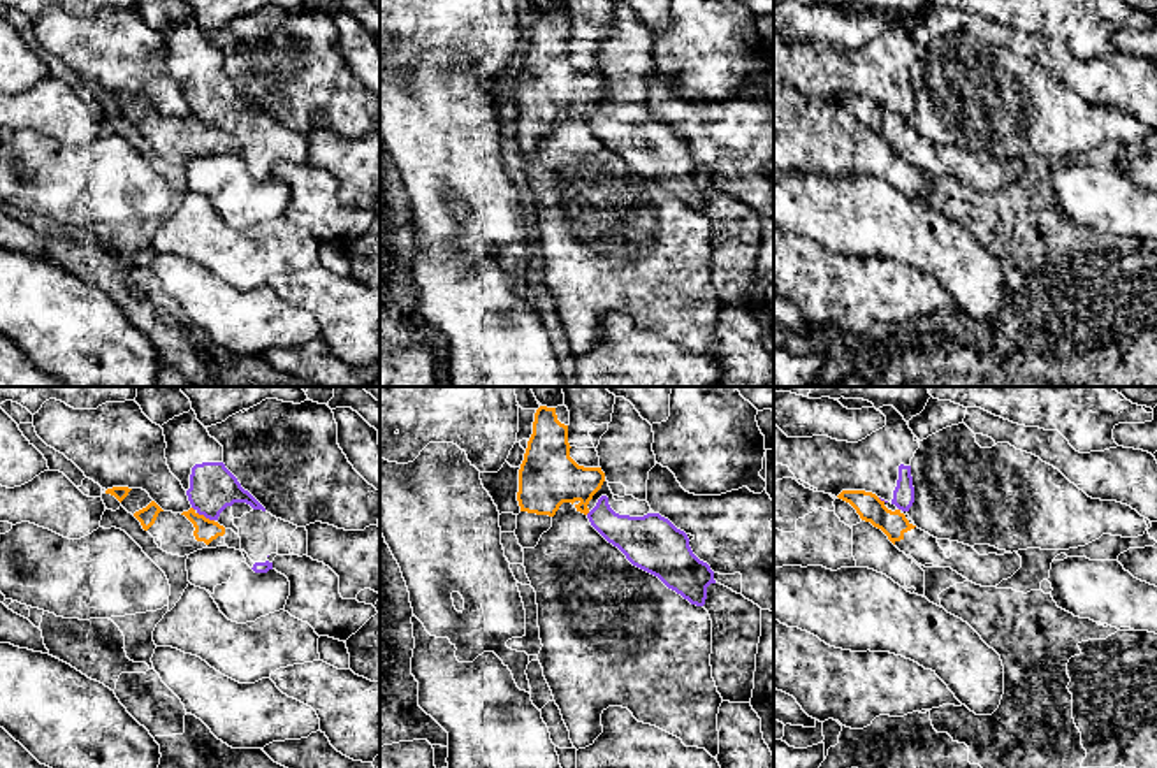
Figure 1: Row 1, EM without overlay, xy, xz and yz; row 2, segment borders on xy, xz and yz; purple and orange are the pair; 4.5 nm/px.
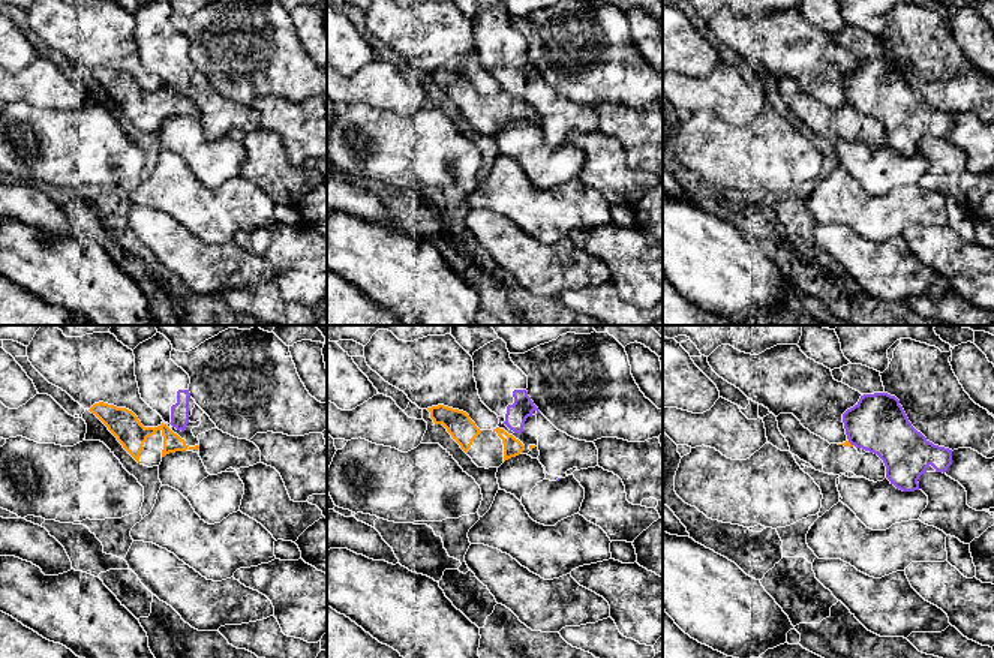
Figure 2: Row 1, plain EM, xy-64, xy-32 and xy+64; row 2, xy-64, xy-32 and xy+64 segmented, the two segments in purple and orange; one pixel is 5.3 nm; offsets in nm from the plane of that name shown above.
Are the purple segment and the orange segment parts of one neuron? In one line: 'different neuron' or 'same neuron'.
different neuron

